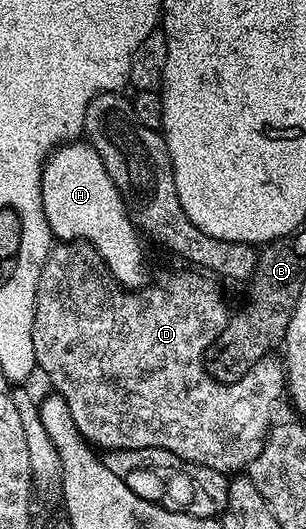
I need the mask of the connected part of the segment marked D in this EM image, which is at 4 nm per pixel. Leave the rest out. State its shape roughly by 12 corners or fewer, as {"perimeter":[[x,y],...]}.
{"perimeter":[[56,243],[38,371],[99,450],[224,474],[261,454],[284,361],[217,382],[214,279],[99,289]]}

